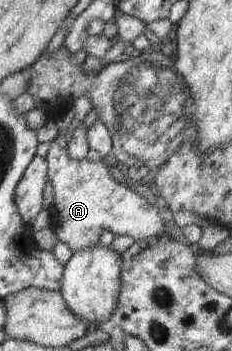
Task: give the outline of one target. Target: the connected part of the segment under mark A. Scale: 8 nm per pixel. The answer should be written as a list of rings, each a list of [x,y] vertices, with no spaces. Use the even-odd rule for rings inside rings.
[[[56,139],[49,144],[50,148],[46,159],[49,166],[49,180],[53,187],[52,207],[57,214],[57,224],[55,228],[57,237],[63,243],[66,243],[72,249],[72,252],[83,251],[89,248],[95,248],[100,244],[100,234],[104,230],[111,231],[115,236],[131,236],[135,241],[146,239],[157,235],[162,227],[162,221],[167,219],[166,213],[161,212],[162,205],[156,204],[148,206],[146,198],[134,192],[131,184],[116,182],[110,174],[110,163],[104,159],[100,161],[90,161],[82,159],[81,161],[69,156],[67,147],[60,146]]]

